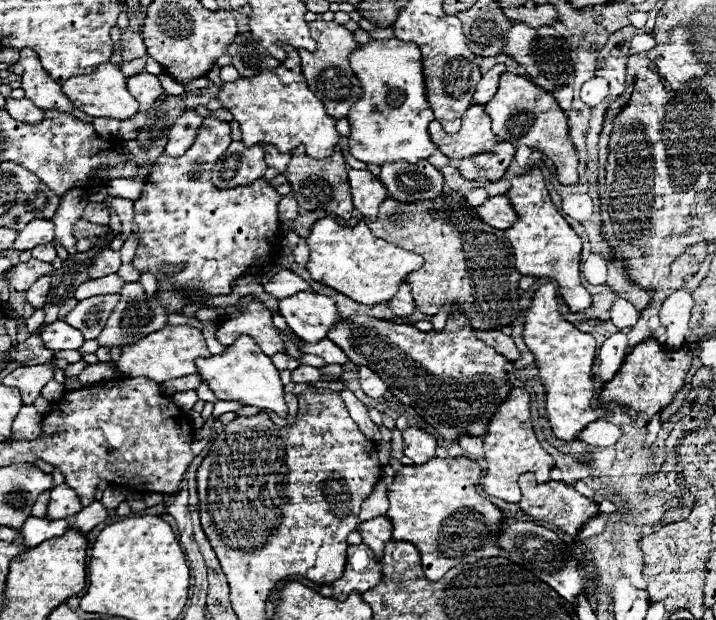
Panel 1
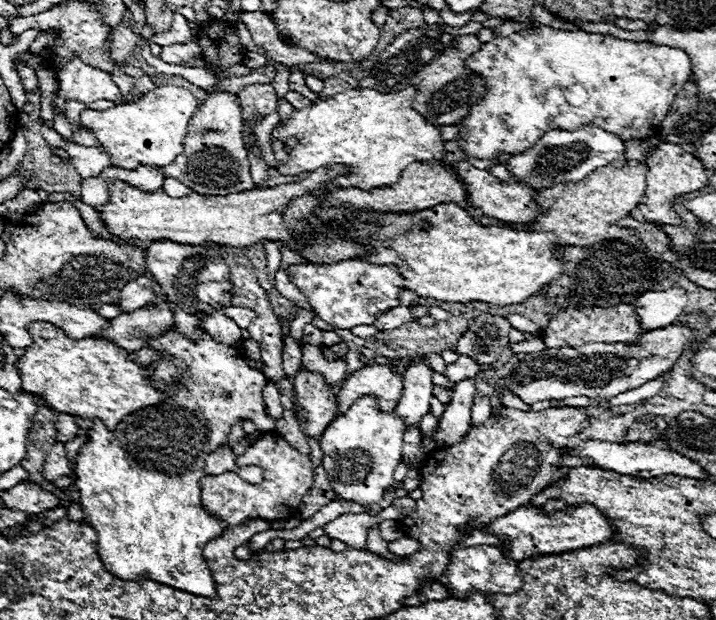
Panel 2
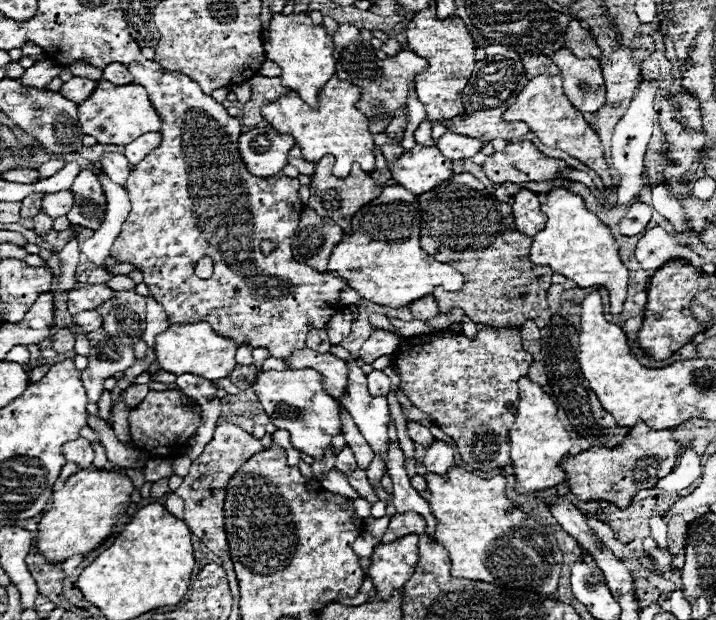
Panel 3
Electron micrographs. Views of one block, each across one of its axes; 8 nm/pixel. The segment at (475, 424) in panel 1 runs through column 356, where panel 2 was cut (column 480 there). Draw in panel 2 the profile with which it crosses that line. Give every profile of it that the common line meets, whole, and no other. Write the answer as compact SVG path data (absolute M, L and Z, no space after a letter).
M480 314L470 322L468 330L456 344L456 352L470 356L478 364L492 364L508 348L508 332L512 326L502 316Z

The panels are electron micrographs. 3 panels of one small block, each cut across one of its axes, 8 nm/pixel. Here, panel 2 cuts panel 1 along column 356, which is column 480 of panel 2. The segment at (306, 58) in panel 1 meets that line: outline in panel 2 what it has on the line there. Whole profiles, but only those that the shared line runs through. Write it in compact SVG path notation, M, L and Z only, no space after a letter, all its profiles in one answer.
M410 28L398 34L394 42L378 56L372 68L364 70L356 80L358 88L378 90L382 94L398 92L408 86L416 88L416 98L412 102L426 122L434 126L450 126L466 116L470 106L482 100L484 82L478 74L464 68L464 60L480 50L480 40L474 34L450 36L440 30L420 30Z

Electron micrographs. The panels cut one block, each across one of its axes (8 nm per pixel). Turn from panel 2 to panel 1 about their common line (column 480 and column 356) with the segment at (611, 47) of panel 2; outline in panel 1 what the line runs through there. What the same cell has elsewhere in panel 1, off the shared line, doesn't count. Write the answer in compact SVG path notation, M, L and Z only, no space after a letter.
M384 38L360 44L358 50L350 54L350 66L360 80L362 98L354 102L350 114L346 116L350 122L350 154L366 164L382 166L384 162L420 162L436 152L434 142L428 136L428 124L434 120L434 112L430 110L424 94L424 78L422 78L422 58L420 48L412 42L404 42L398 38Z

